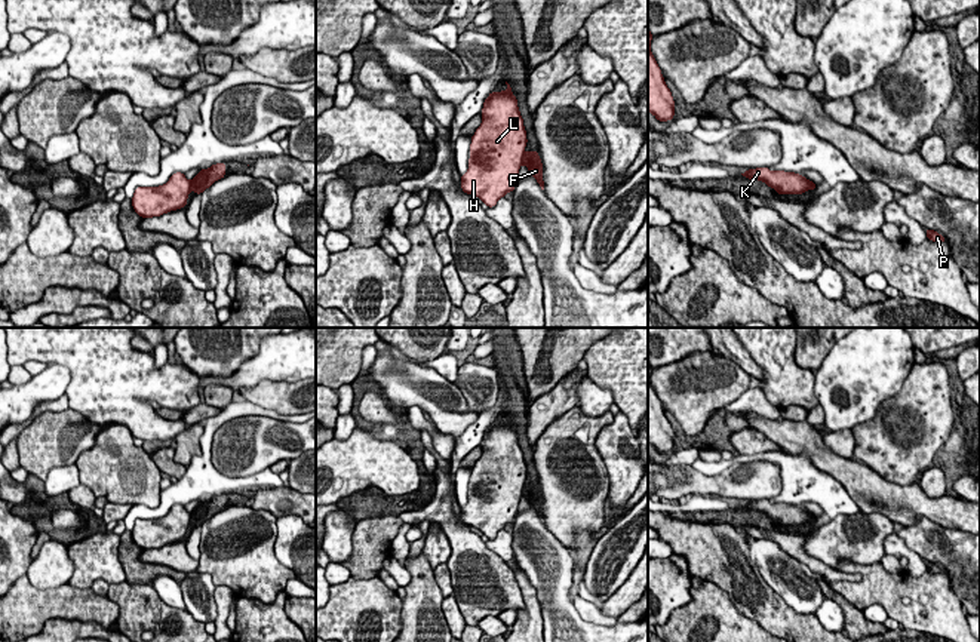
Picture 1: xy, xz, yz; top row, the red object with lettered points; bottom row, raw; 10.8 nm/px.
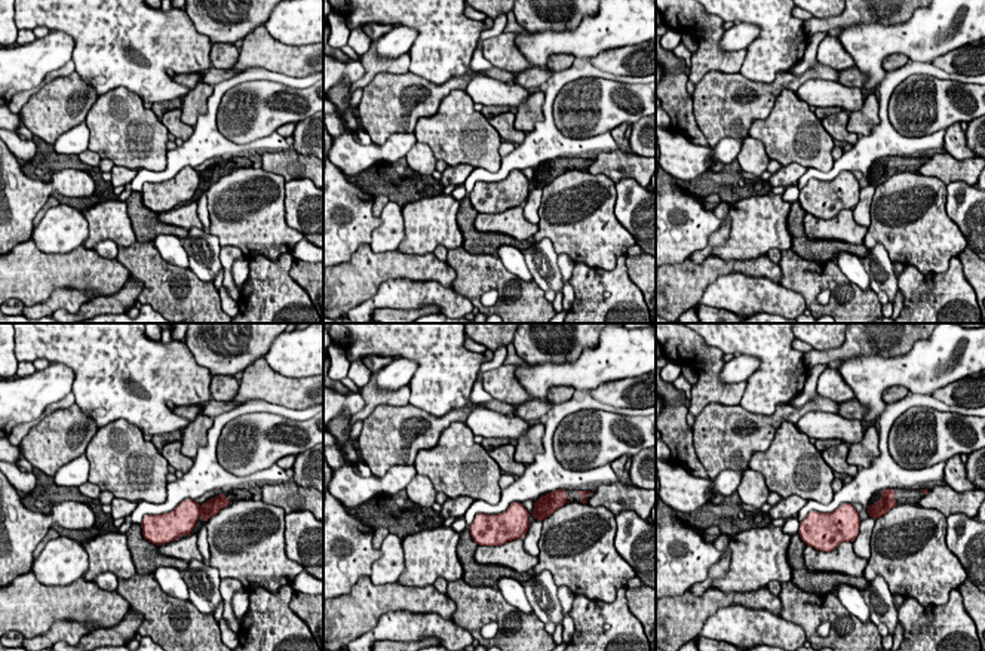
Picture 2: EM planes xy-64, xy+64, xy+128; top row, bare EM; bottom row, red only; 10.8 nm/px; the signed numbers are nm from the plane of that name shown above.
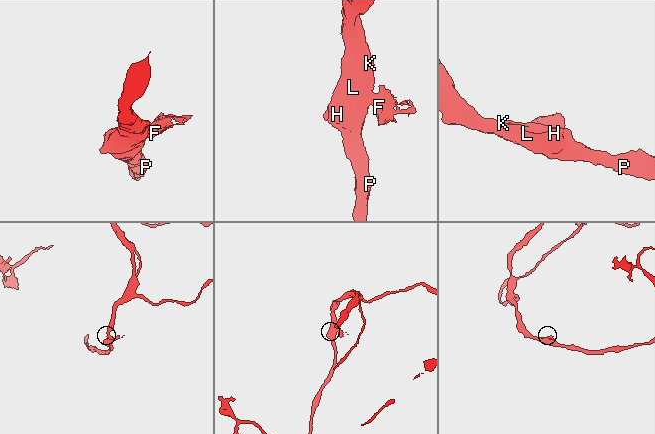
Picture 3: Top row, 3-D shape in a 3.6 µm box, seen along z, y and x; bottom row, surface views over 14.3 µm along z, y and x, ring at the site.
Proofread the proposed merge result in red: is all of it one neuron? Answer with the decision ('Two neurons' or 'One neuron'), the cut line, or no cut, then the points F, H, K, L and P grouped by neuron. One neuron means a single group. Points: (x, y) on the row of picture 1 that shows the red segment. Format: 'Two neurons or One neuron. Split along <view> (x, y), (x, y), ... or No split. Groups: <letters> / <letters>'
Two neurons. Split along xy (189, 181), (191, 189). Groups: F / H K L P

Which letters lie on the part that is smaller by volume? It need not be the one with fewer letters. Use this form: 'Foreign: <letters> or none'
Foreign: F

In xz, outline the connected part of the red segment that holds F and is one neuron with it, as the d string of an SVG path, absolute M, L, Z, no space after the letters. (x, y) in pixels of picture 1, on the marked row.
M528 151L523 156L523 165L528 168L529 173L537 179L541 190L544 190L544 181L543 181L543 163L538 156L538 151Z

